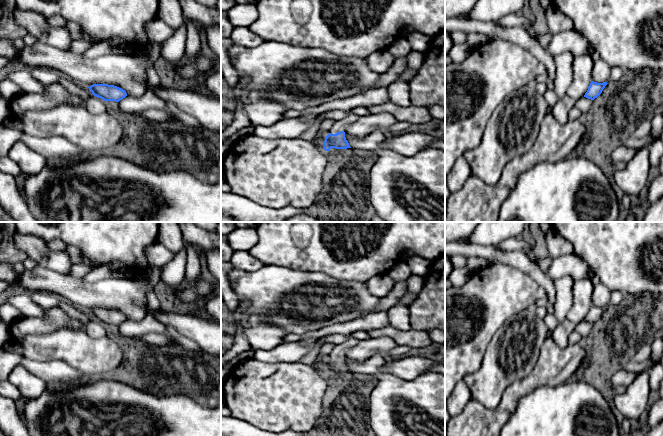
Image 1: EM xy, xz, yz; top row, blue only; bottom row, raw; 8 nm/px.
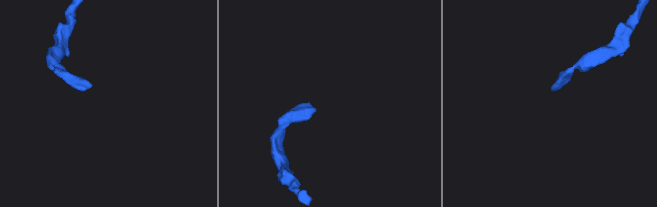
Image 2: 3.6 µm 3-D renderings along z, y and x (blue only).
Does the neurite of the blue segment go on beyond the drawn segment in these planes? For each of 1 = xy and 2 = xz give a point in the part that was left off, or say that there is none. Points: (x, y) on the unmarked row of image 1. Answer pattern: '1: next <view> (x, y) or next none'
1: next none
2: next xz (338, 350)

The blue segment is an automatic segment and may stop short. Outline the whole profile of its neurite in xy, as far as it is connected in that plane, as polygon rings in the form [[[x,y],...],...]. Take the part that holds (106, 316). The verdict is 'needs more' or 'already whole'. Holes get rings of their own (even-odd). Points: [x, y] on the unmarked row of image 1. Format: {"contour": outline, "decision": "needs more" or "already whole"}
{"contour": [[[93,308],[88,311],[92,318],[98,322],[106,325],[115,325],[119,326],[127,320],[125,314],[108,308]]], "decision": "already whole"}

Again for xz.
{"contour": [[[349,335],[349,337],[342,344],[335,345],[329,358],[325,362],[323,373],[325,375],[329,375],[331,372],[351,372],[348,365],[346,364],[344,355],[347,350],[357,345],[361,339],[361,337]]], "decision": "needs more"}

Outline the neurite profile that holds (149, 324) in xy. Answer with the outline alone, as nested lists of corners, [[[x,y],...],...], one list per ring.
[[[147,314],[142,320],[126,320],[119,326],[120,333],[127,337],[142,336],[148,333],[164,334],[166,327],[154,315]]]

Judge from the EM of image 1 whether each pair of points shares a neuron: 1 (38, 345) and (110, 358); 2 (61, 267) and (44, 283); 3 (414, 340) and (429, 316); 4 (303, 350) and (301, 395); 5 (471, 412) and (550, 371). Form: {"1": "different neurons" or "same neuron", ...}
{"1": "same neuron", "2": "different neurons", "3": "different neurons", "4": "different neurons", "5": "same neuron"}

